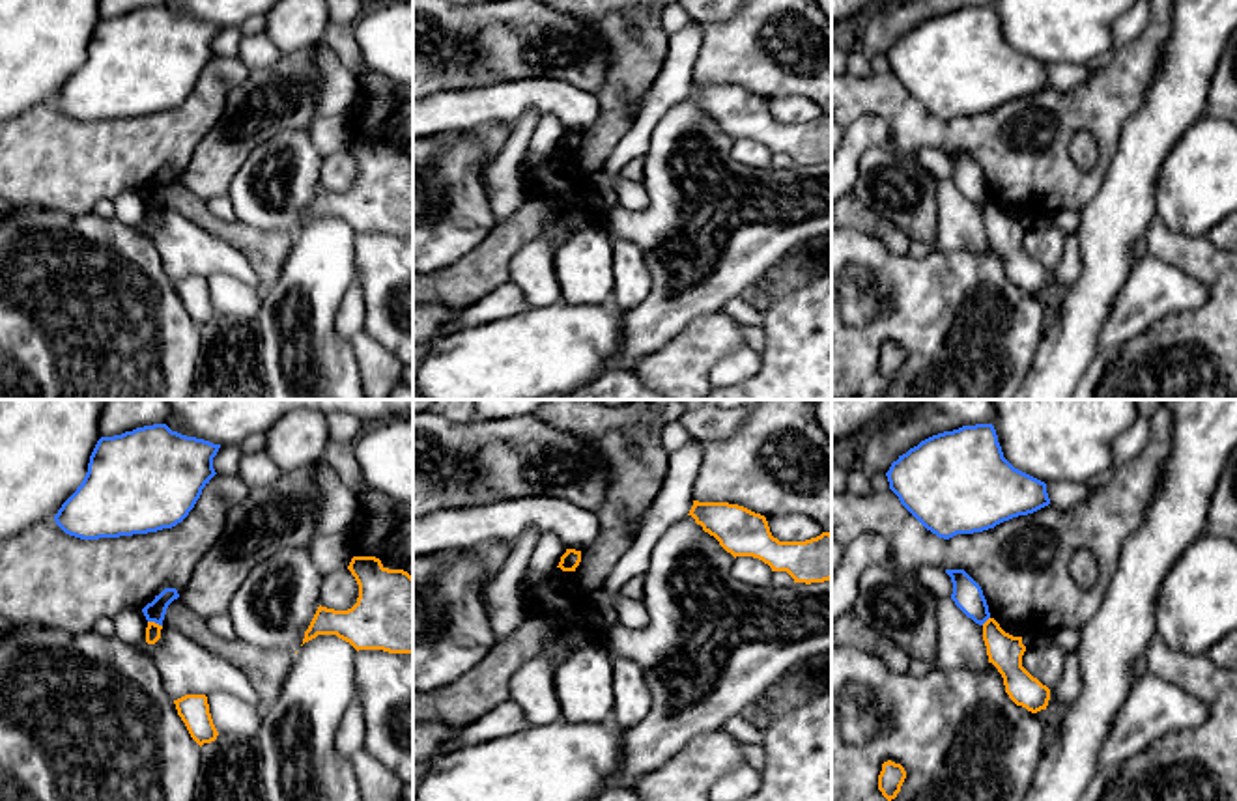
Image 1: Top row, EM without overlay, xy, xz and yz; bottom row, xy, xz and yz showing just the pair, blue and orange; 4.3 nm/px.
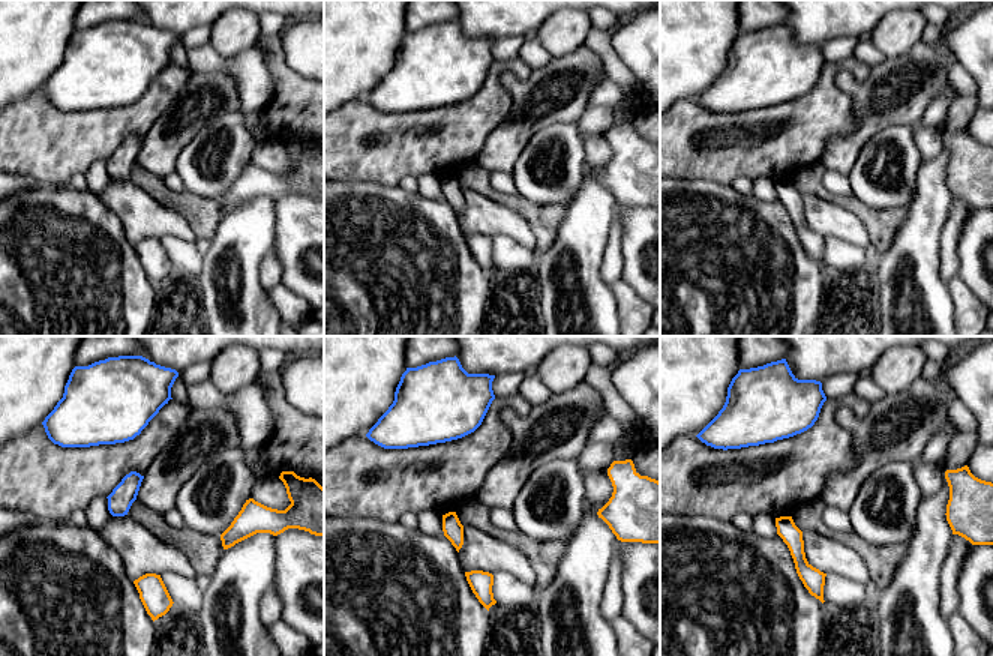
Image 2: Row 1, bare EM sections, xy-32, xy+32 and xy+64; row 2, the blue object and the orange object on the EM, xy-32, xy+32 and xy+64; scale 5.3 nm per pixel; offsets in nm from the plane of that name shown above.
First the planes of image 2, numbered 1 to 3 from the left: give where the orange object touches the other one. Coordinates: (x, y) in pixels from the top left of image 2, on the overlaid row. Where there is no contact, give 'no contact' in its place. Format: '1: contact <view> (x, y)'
1: no contact
2: no contact
3: no contact

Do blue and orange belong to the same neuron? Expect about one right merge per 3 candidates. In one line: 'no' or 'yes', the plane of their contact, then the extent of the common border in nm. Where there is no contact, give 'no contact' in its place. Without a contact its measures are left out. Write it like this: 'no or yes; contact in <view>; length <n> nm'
no; contact in xy; length 70 nm

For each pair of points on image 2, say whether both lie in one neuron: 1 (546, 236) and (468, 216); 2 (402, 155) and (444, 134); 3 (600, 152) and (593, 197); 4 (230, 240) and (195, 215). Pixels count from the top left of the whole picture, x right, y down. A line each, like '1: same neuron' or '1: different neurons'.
1: different neurons
2: same neuron
3: different neurons
4: different neurons

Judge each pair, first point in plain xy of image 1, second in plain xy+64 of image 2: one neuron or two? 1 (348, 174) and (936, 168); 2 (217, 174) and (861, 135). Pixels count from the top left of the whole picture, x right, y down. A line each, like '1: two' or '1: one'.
1: two
2: one

